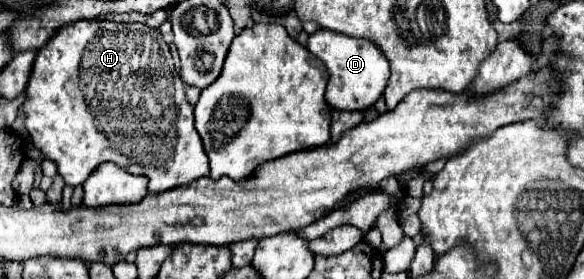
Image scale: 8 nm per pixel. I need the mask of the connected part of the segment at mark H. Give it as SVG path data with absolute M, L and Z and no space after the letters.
M77 20L59 28L57 36L39 48L25 94L27 100L21 110L27 116L25 126L31 140L45 158L57 164L67 186L81 186L103 162L115 162L131 174L149 178L147 190L151 194L209 176L209 160L193 126L193 106L187 102L185 84L173 66L169 46L155 28L109 20Z

